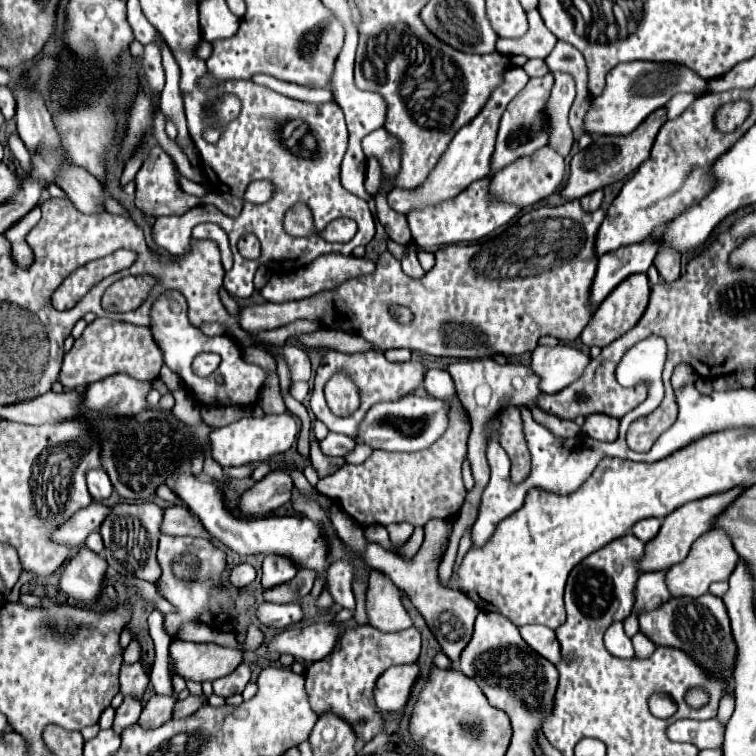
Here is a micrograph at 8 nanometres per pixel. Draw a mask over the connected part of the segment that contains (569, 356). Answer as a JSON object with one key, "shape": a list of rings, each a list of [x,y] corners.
{"shape":[[[538,345],[532,353],[532,369],[540,375],[540,385],[544,393],[558,393],[572,385],[584,375],[590,357],[576,347],[556,345],[542,347]]]}

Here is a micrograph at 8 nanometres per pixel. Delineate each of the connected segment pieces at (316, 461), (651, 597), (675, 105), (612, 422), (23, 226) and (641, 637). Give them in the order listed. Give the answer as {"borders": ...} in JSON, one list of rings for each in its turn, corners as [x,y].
{"borders":[[[[317,440],[311,441],[310,443],[310,461],[312,461],[312,465],[316,467],[316,471],[320,471],[320,477],[322,477],[322,475],[328,475],[328,473],[334,473],[334,471],[340,469],[342,465],[346,465],[346,459],[344,459],[344,457],[326,457],[326,455],[320,451]]],[[[646,571],[640,575],[636,585],[636,607],[634,613],[640,613],[640,607],[658,607],[670,599],[666,587],[666,571]]],[[[684,93],[684,95],[674,95],[666,109],[668,109],[668,119],[676,119],[680,113],[684,113],[684,107],[690,107],[696,101],[696,95],[692,93]]],[[[592,413],[586,417],[582,425],[582,433],[598,439],[598,441],[614,441],[618,437],[620,421],[616,417],[608,417],[604,413]]],[[[34,207],[24,219],[20,219],[14,227],[10,227],[4,235],[10,239],[12,243],[12,259],[14,263],[20,265],[20,239],[26,237],[26,233],[40,221],[40,207]]],[[[638,631],[638,633],[632,637],[632,643],[634,643],[634,649],[636,649],[636,657],[648,657],[648,655],[652,655],[652,651],[656,649],[656,645],[654,645],[642,631]]]]}

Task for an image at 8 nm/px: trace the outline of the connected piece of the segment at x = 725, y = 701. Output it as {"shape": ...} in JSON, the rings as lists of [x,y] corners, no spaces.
{"shape":[[[725,694],[719,703],[717,717],[720,722],[726,726],[735,708],[735,696],[733,694]]]}

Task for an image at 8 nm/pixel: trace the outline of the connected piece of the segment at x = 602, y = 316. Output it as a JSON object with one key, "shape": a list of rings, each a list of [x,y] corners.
{"shape":[[[646,273],[632,275],[632,279],[624,279],[624,283],[620,283],[620,287],[612,291],[612,295],[608,295],[608,299],[604,301],[604,307],[600,307],[600,311],[596,311],[596,315],[592,315],[590,323],[584,327],[582,343],[588,347],[606,347],[612,341],[620,339],[640,321],[640,317],[648,307],[648,301],[650,301],[650,283]]]}

